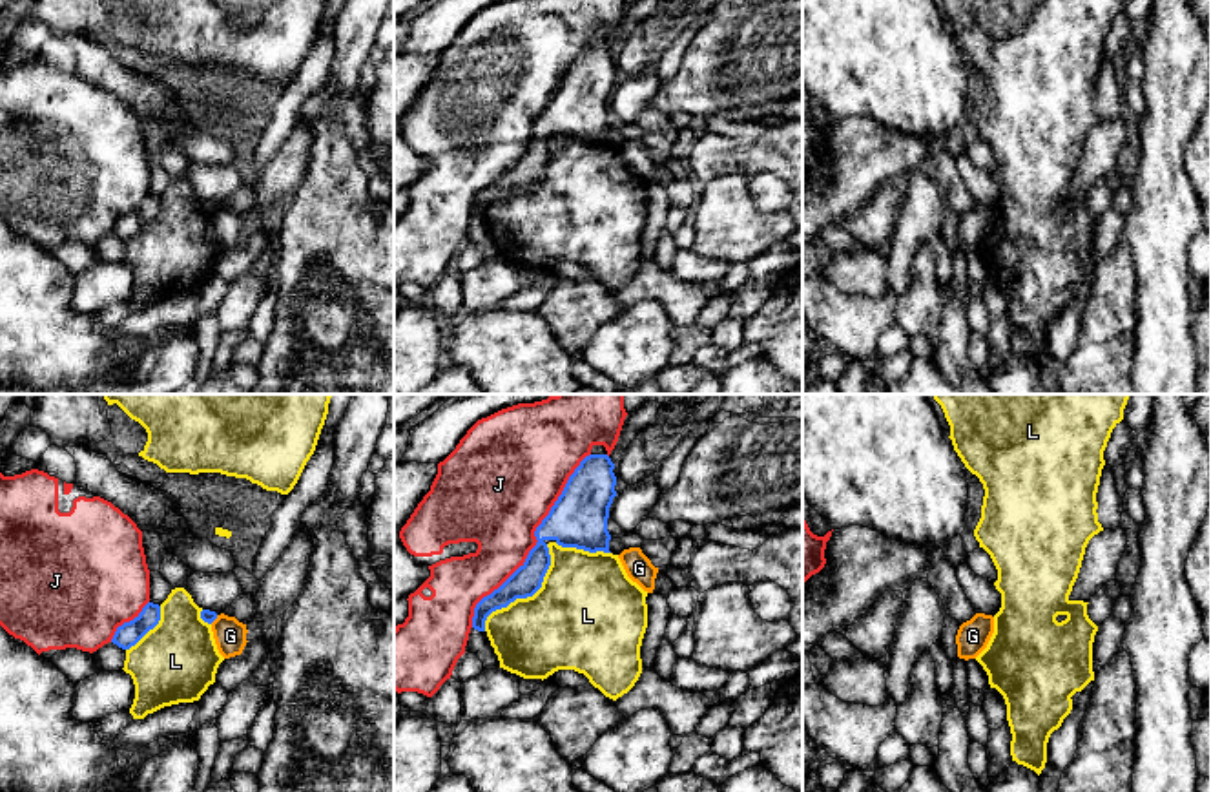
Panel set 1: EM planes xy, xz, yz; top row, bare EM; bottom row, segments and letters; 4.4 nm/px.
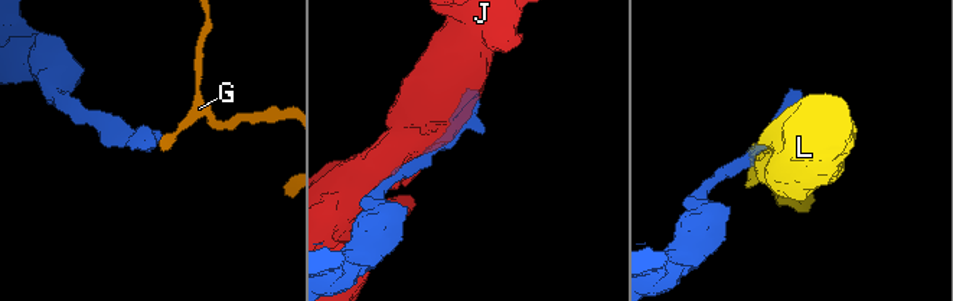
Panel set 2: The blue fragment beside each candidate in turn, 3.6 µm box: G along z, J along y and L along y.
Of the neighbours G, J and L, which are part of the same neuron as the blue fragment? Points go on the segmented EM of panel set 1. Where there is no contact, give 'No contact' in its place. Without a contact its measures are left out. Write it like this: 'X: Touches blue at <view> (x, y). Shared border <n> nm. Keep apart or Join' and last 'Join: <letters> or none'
G: Touches blue at xy (214, 619). Shared border 50 nm. Keep apart
J: Touches blue at xz (537, 542). Shared border 900 nm. Keep apart
L: Touches blue at xz (527, 595). Shared border 480 nm. Keep apart
Join: none

